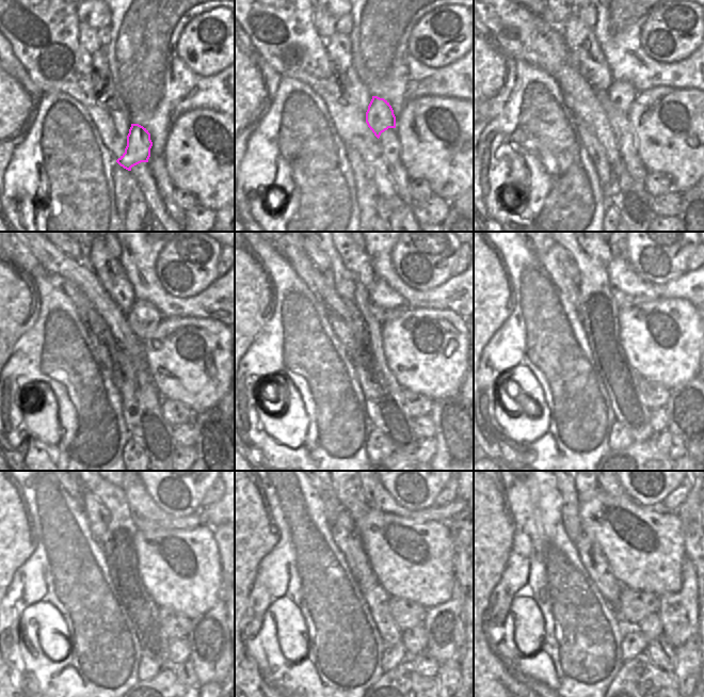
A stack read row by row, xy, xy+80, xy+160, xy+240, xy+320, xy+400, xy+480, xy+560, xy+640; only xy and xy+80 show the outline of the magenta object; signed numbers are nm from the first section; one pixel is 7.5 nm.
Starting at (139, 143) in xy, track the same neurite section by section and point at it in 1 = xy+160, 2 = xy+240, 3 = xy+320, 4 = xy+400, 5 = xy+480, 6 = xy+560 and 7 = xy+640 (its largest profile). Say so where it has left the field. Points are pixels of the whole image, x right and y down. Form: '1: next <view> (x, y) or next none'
1: next xy+160 (622, 94)
2: next xy+240 (143, 318)
3: next xy+320 (387, 304)
4: next xy+400 (622, 276)
5: next xy+480 (145, 512)
6: next xy+560 (377, 496)
7: next xy+640 (614, 492)

